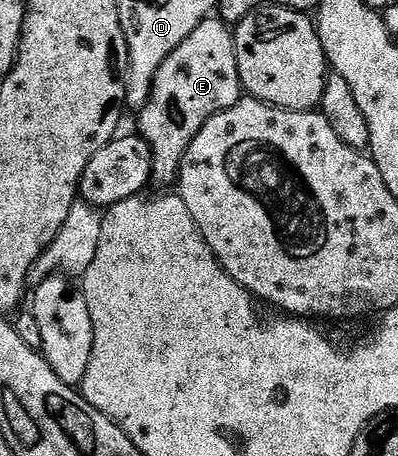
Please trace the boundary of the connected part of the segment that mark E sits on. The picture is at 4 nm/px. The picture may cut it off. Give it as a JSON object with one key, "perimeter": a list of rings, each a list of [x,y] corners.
{"perimeter":[[[208,19],[200,23],[161,63],[153,79],[151,94],[142,109],[138,110],[138,136],[145,139],[153,155],[153,177],[156,182],[167,185],[179,176],[185,151],[193,139],[221,111],[233,107],[244,92],[239,82],[235,35],[232,26],[222,19]]]}

